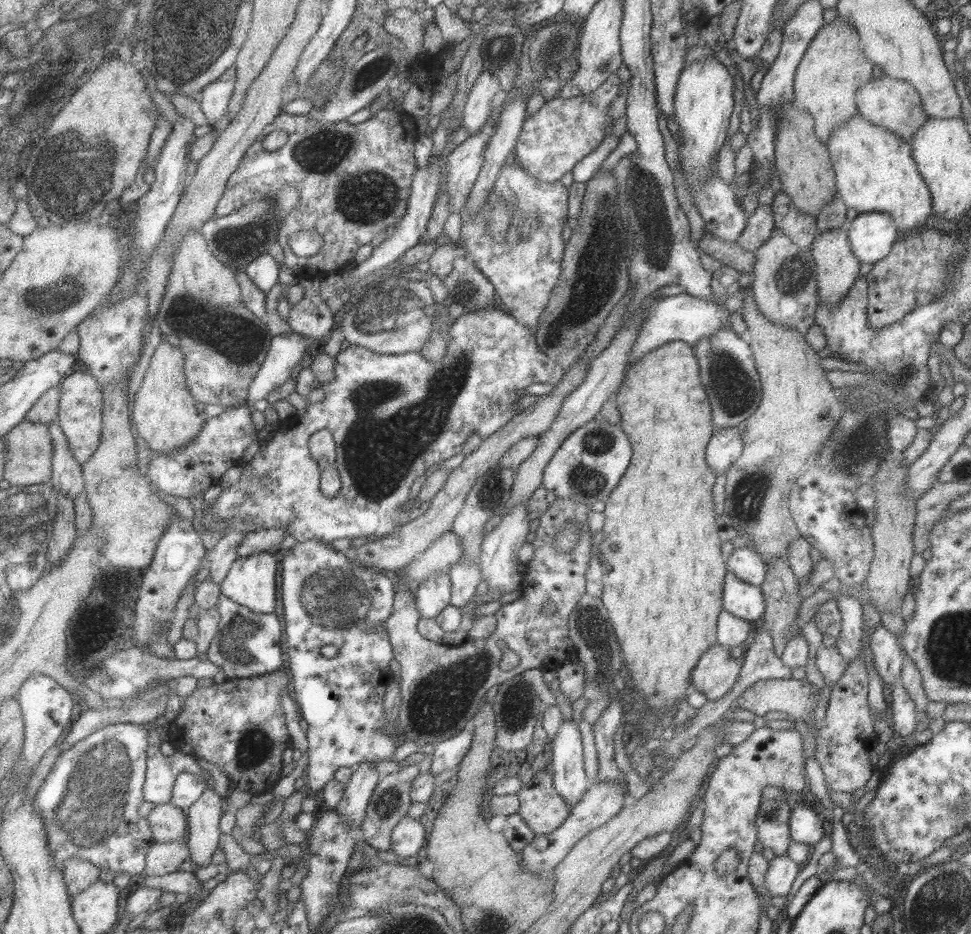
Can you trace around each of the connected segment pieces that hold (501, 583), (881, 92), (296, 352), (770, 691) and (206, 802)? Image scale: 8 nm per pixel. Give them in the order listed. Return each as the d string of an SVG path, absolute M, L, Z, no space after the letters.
M527 503L515 504L511 510L505 512L505 516L486 534L482 540L482 554L480 554L480 573L483 580L489 585L489 592L501 591L505 594L521 589L523 576L517 571L518 552L525 542L525 536L529 534L529 519L527 519Z
M881 74L878 78L871 77L860 84L855 91L857 112L871 124L886 128L900 136L904 141L911 140L912 134L927 120L918 92L901 79Z
M299 333L276 335L261 371L251 385L248 405L266 399L268 395L291 379L291 374L301 365L309 348L308 337Z
M792 678L761 679L754 682L735 698L734 707L749 710L757 716L763 716L770 710L777 710L777 712L786 712L791 719L802 718L804 720L809 711L813 712L820 691L820 689L815 691L812 687L805 678L800 680Z
M207 789L198 801L186 811L190 826L188 836L191 859L196 873L200 866L207 866L213 861L213 855L220 846L221 835L219 822L223 818L223 797L213 789Z

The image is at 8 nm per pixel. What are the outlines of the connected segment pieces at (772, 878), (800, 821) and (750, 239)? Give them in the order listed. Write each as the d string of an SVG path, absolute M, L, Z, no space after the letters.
M775 856L768 861L763 886L771 896L787 896L799 871L799 865L785 856Z
M796 800L792 802L788 831L793 841L810 847L826 835L823 822L817 817L817 807L805 807Z
M759 205L748 215L741 234L736 238L736 243L743 250L754 251L763 245L767 237L774 230L774 218L769 205Z

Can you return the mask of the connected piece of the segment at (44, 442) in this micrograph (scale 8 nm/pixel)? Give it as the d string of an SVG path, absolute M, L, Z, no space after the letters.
M24 420L5 436L8 461L5 478L13 486L31 486L49 483L54 471L55 444L47 424Z

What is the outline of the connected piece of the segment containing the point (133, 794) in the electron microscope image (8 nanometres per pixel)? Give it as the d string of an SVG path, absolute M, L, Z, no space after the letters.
M117 723L107 725L102 729L91 733L89 736L81 739L75 743L72 747L65 751L65 754L56 758L56 763L52 768L51 774L46 778L46 781L42 784L39 792L35 796L34 810L37 814L40 814L44 818L44 825L49 838L49 847L51 847L51 853L53 853L53 861L55 866L64 871L67 861L79 857L85 861L91 861L95 865L99 866L101 870L113 871L113 873L123 872L128 873L130 876L135 874L141 874L145 872L147 868L147 854L150 849L157 843L154 838L154 832L150 827L148 817L144 817L140 810L142 810L142 804L146 802L146 796L144 795L144 788L146 787L146 776L148 771L148 748L150 741L150 731L146 728L146 725L129 723L125 726L125 723Z

